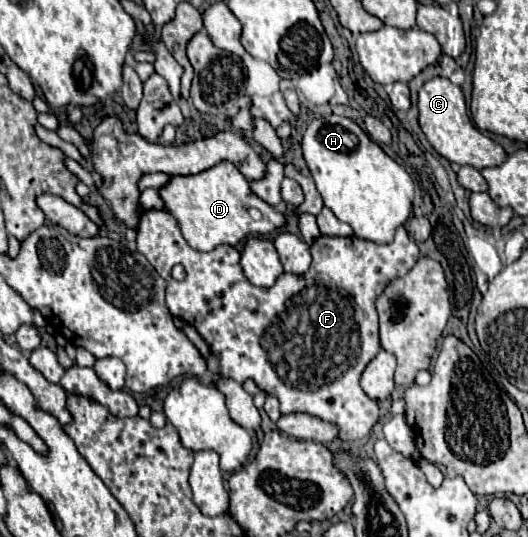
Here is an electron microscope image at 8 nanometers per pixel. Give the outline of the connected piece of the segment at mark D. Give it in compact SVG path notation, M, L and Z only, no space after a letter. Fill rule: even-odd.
M220 162L218 166L194 176L172 176L160 190L160 196L166 202L166 210L178 220L186 242L194 250L214 250L220 244L236 246L248 238L270 234L286 224L284 214L262 202L252 192L250 182L232 162ZM248 208L258 208L262 212L262 220L254 220L248 214Z

